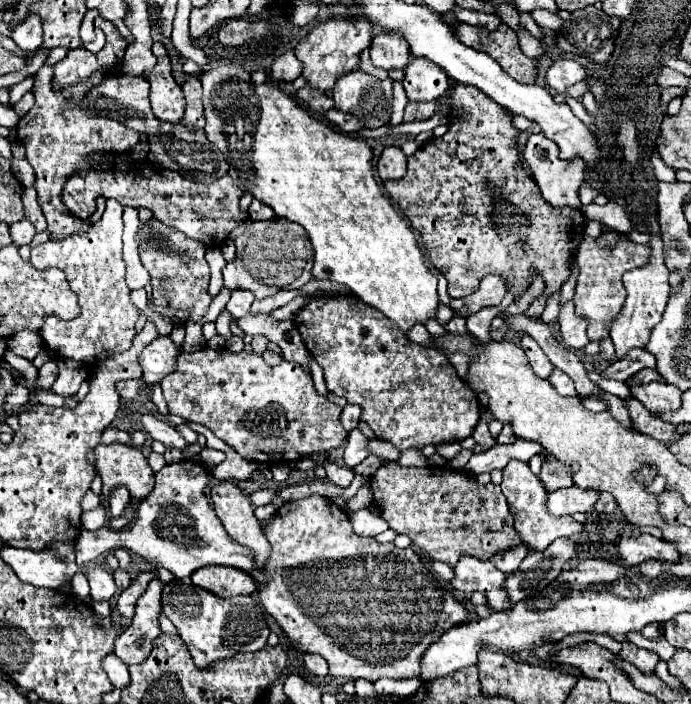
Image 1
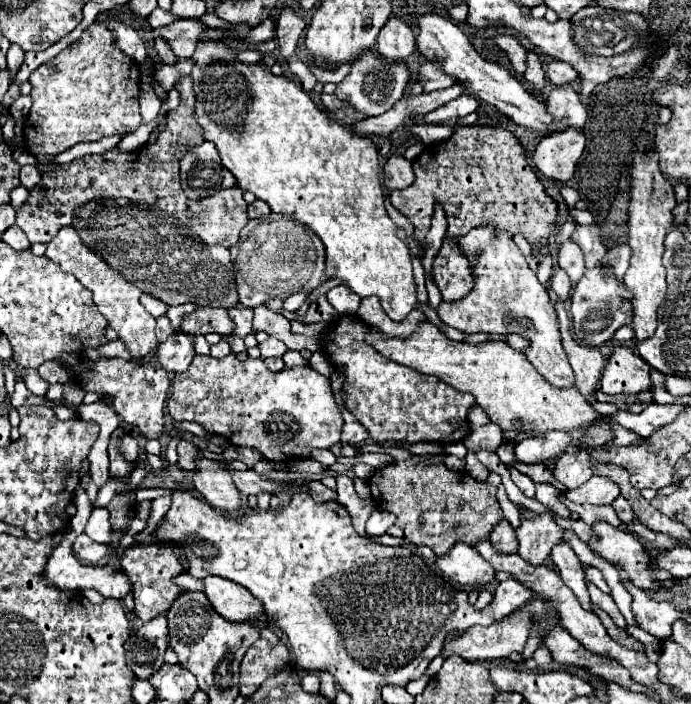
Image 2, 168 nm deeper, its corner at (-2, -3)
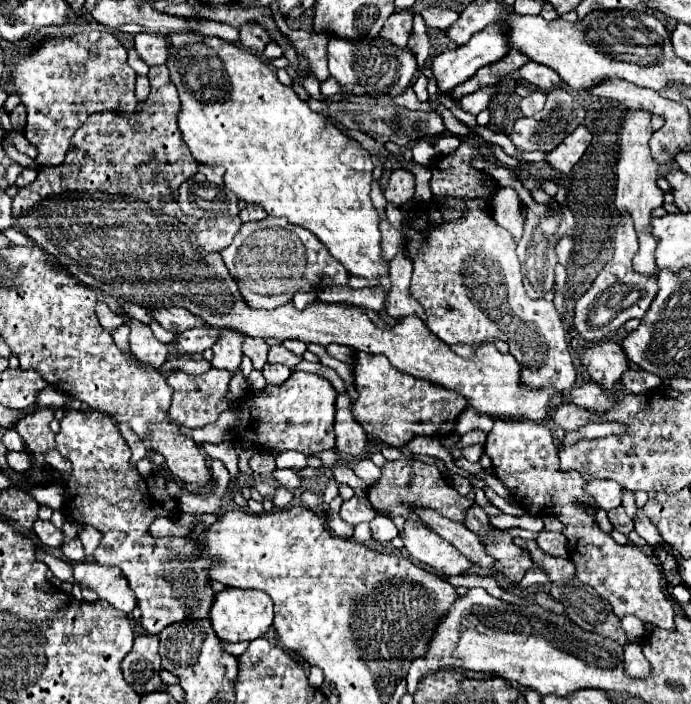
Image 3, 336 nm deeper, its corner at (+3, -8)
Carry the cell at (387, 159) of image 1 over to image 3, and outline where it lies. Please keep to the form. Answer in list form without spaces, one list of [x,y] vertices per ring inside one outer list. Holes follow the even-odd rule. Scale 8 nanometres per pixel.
[[[397,168],[391,172],[387,188],[385,188],[385,200],[393,202],[395,206],[405,204],[407,200],[413,200],[413,190],[415,190],[415,178],[411,172]]]

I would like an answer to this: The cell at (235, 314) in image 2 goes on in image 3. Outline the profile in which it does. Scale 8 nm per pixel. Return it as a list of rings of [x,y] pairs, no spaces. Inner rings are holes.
[[[223,328],[217,342],[213,344],[213,358],[211,364],[215,368],[227,368],[229,372],[235,372],[241,364],[241,344],[245,336],[241,332],[235,332],[231,328]]]

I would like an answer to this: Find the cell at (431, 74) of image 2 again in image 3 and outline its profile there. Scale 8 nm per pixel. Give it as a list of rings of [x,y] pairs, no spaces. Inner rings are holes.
[[[487,26],[483,32],[477,32],[465,46],[437,54],[429,68],[435,76],[437,88],[441,92],[449,92],[457,84],[469,80],[481,66],[497,62],[507,52],[509,44],[503,40],[503,32],[499,32],[499,28]]]

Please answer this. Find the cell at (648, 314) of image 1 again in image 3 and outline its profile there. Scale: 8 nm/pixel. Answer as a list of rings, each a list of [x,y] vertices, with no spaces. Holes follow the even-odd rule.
[[[629,112],[625,116],[625,122],[621,126],[621,148],[619,148],[619,162],[617,162],[617,198],[615,206],[619,214],[629,214],[637,240],[639,240],[639,250],[633,256],[633,270],[639,274],[657,274],[657,264],[655,264],[655,248],[657,248],[657,238],[651,234],[651,210],[663,206],[665,192],[657,186],[657,164],[651,158],[649,152],[649,140],[651,140],[651,114],[649,112]]]

